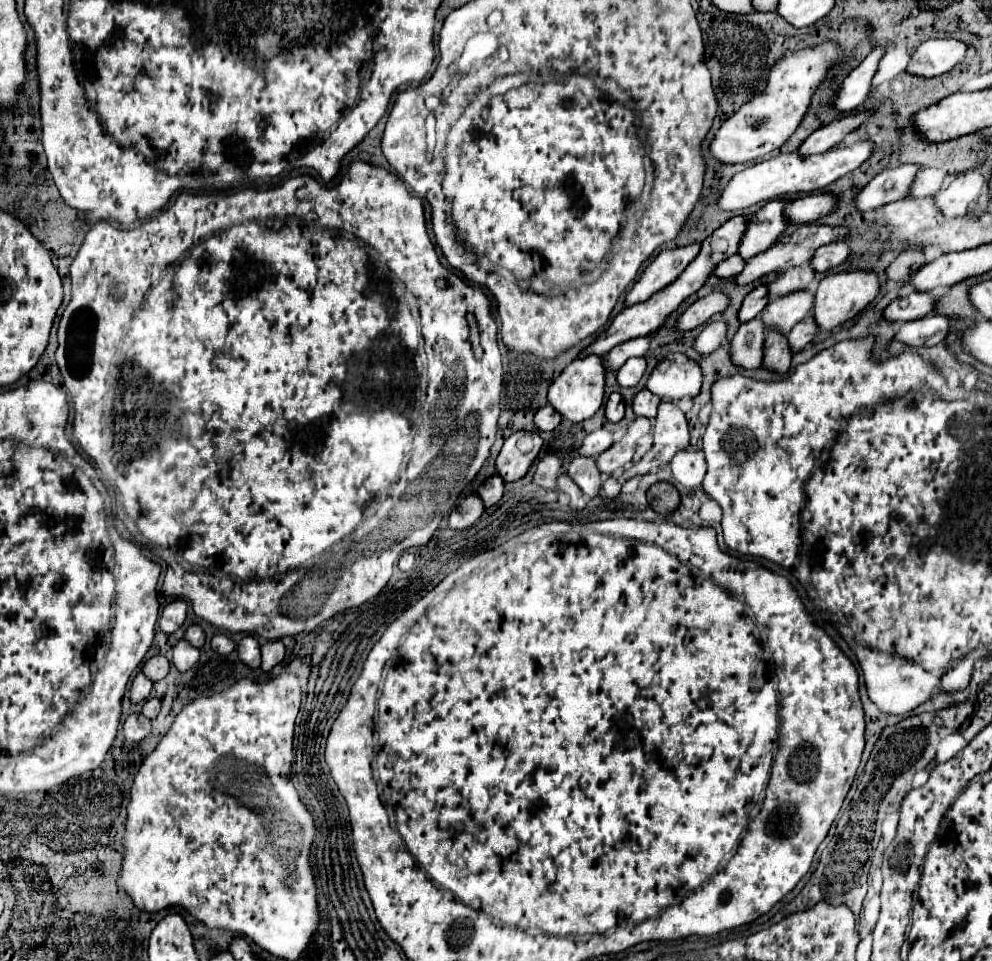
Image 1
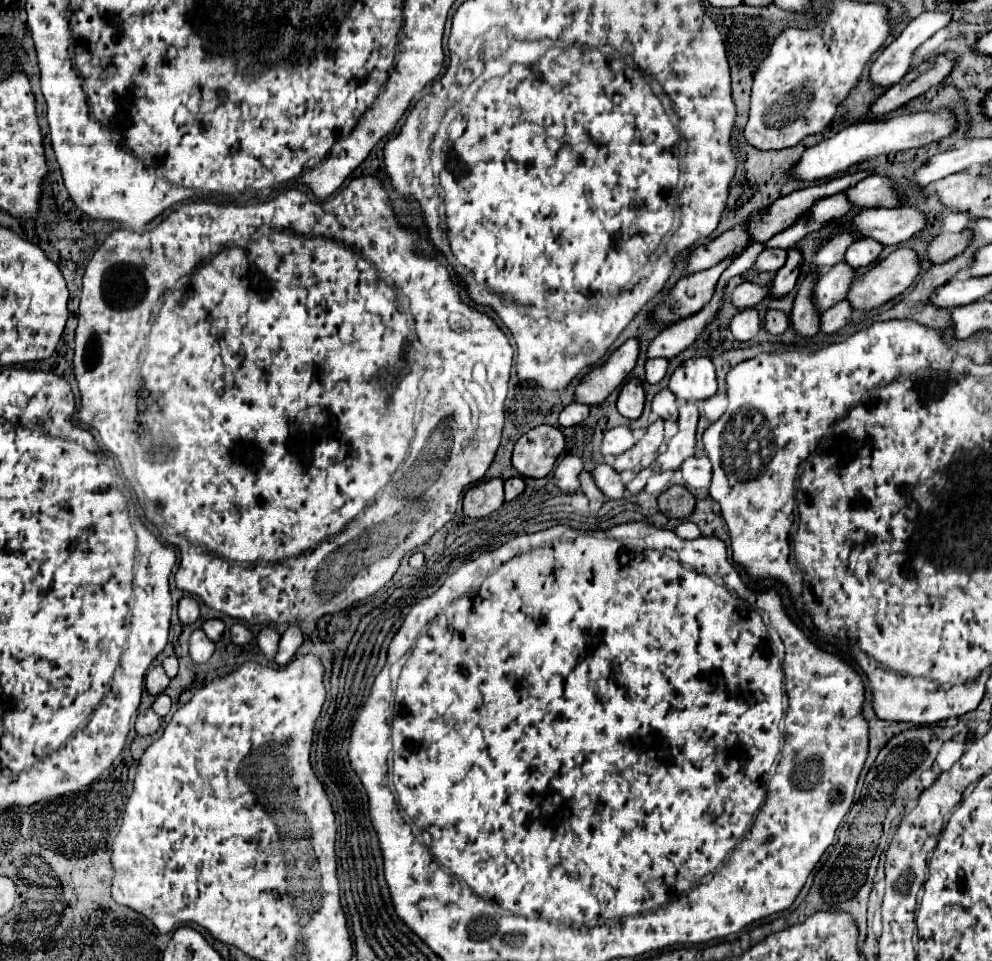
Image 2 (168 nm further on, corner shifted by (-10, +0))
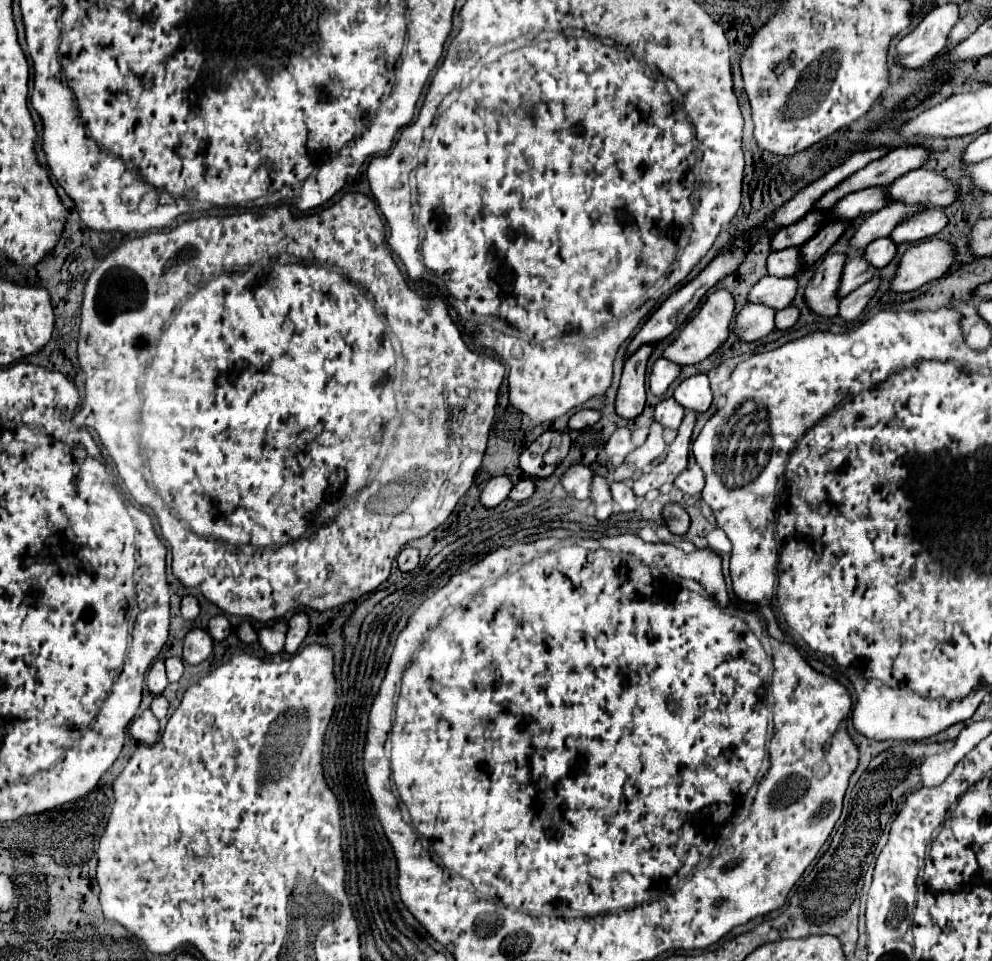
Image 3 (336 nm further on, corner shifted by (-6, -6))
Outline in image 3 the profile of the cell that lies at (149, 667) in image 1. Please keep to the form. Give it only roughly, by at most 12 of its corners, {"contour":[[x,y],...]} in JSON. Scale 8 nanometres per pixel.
{"contour":[[166,658],[166,672],[170,682],[182,676],[182,660]]}

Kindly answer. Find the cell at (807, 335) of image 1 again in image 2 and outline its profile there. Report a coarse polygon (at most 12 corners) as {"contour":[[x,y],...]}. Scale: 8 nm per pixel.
{"contour":[[838,302],[820,314],[820,332],[838,332],[852,316],[850,304]]}

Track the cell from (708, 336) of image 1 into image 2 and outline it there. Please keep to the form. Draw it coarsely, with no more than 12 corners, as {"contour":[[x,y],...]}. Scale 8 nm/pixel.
{"contour":[[754,308],[740,310],[730,332],[738,342],[746,342],[760,330]]}

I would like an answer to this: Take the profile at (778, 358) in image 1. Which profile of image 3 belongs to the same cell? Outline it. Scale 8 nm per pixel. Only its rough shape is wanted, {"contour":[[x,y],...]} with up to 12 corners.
{"contour":[[828,254],[806,286],[820,316],[838,314],[838,284],[846,254]]}

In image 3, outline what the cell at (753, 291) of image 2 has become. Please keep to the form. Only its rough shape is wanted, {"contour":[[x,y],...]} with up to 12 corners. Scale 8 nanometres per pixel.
{"contour":[[764,276],[748,300],[782,310],[798,292],[796,278]]}

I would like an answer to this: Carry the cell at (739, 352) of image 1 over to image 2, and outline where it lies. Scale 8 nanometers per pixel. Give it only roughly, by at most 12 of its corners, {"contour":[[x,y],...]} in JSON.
{"contour":[[768,310],[764,328],[768,334],[784,334],[790,322],[780,310]]}

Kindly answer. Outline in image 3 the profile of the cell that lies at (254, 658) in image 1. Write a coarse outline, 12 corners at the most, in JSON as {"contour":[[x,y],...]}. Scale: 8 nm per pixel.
{"contour":[[286,620],[264,626],[258,640],[268,654],[284,648]]}

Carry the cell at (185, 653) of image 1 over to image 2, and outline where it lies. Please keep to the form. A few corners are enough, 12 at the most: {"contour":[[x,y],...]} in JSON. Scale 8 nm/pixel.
{"contour":[[202,630],[190,636],[190,658],[196,664],[210,660],[214,644]]}

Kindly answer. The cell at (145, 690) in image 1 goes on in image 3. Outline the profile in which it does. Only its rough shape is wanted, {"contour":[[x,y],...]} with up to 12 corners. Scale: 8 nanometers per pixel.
{"contour":[[156,660],[148,672],[148,690],[162,694],[168,686],[164,660]]}

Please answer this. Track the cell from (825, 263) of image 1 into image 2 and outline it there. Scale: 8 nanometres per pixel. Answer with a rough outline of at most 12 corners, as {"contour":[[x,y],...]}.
{"contour":[[872,238],[852,242],[844,262],[852,268],[872,264],[882,244]]}

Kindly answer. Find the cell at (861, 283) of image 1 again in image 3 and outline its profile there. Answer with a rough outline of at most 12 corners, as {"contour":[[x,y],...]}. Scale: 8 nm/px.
{"contour":[[948,240],[906,250],[892,290],[918,290],[956,260]]}

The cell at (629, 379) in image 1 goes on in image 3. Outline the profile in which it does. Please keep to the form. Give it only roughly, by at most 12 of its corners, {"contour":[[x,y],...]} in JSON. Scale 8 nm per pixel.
{"contour":[[666,358],[656,360],[650,390],[662,396],[680,376],[682,366]]}

